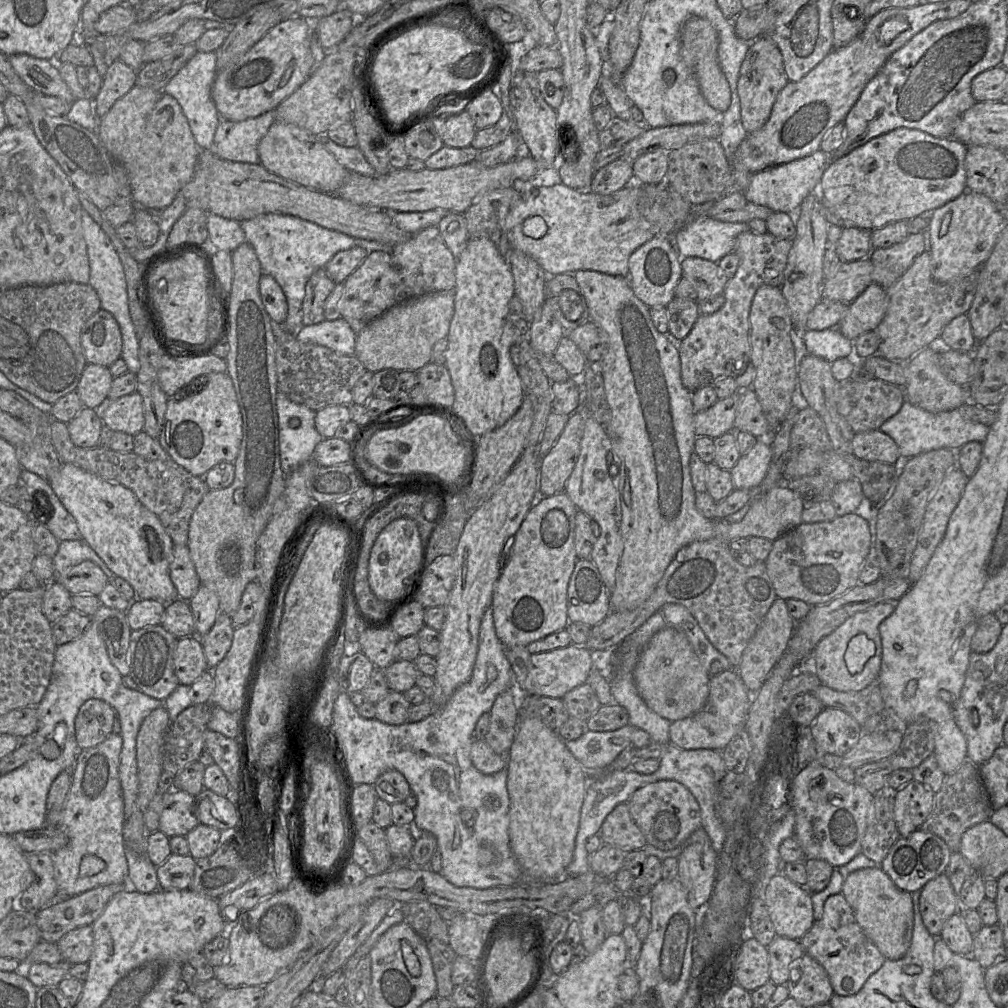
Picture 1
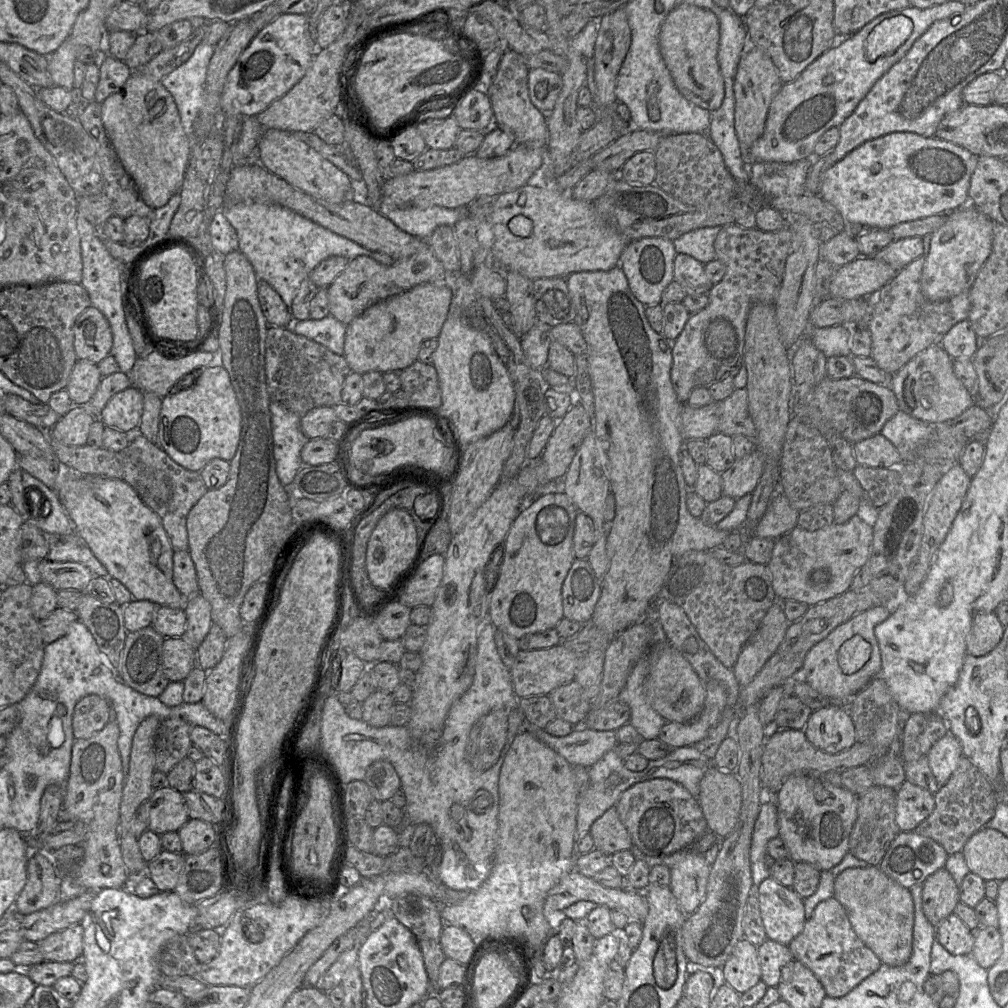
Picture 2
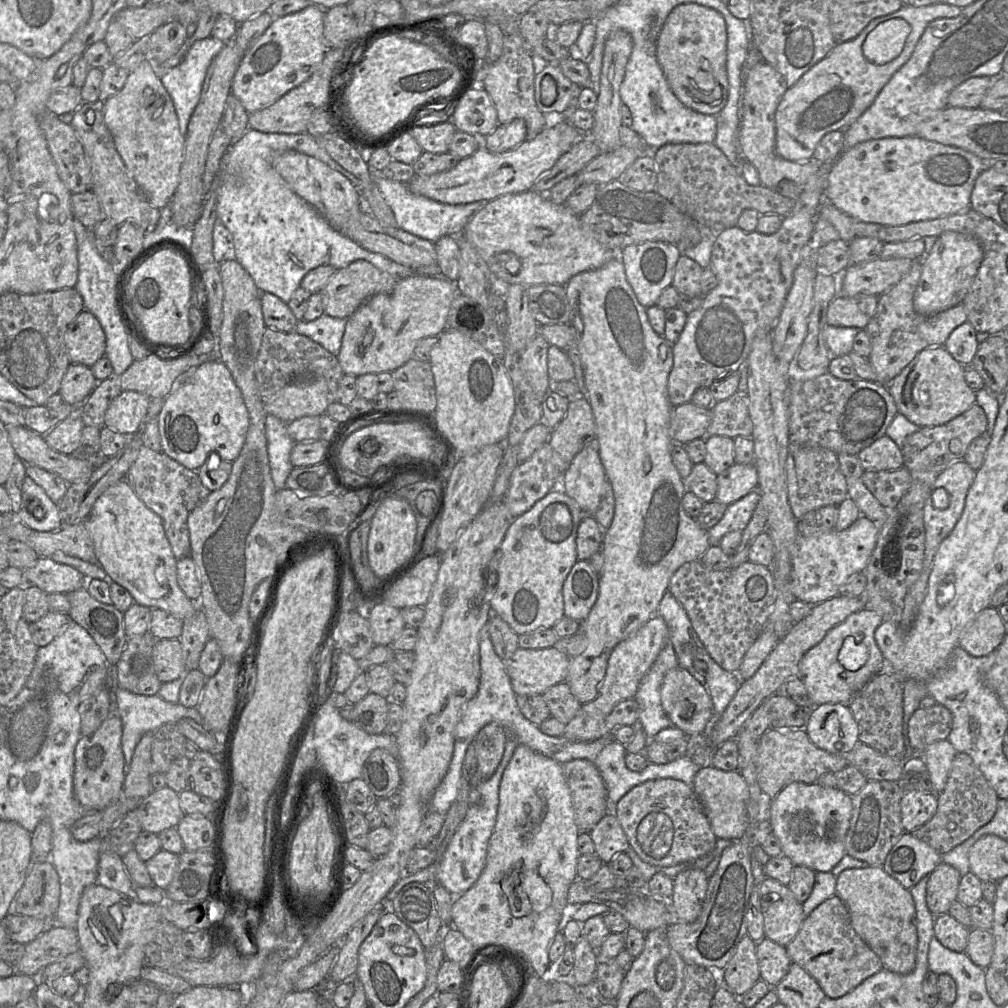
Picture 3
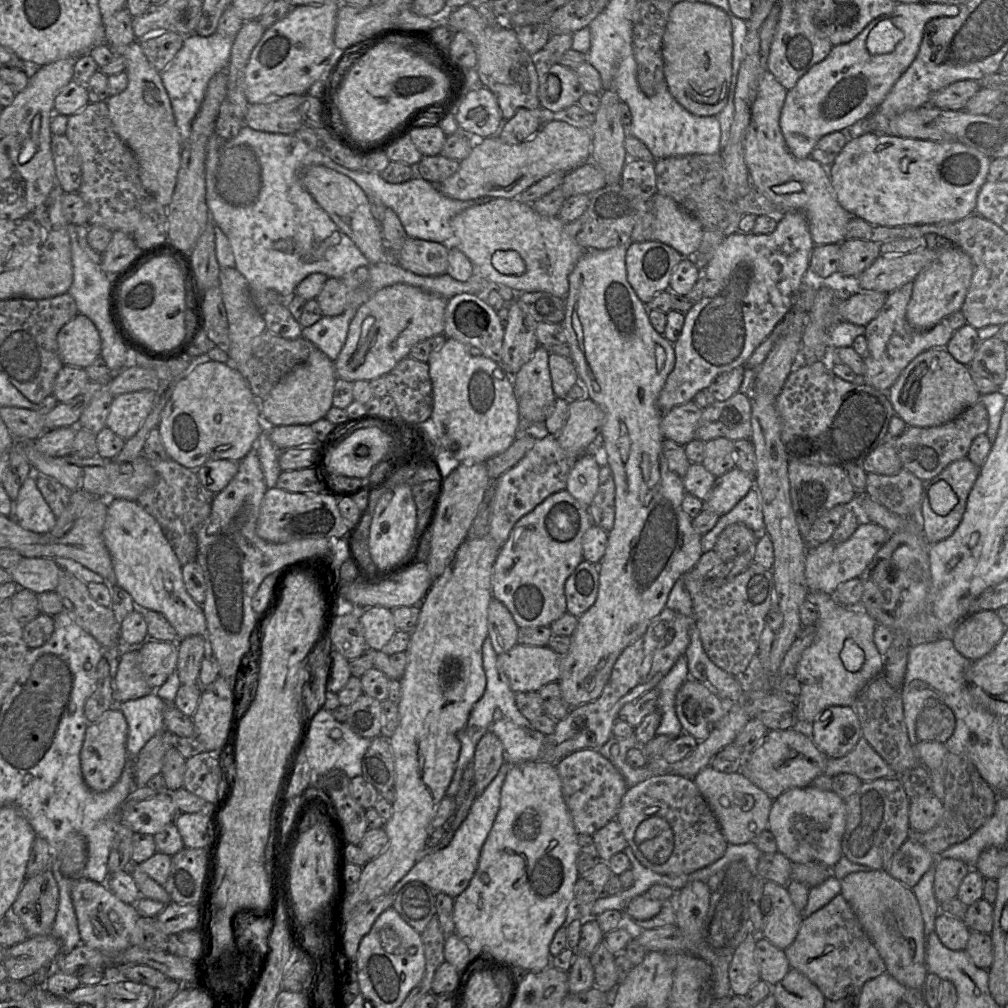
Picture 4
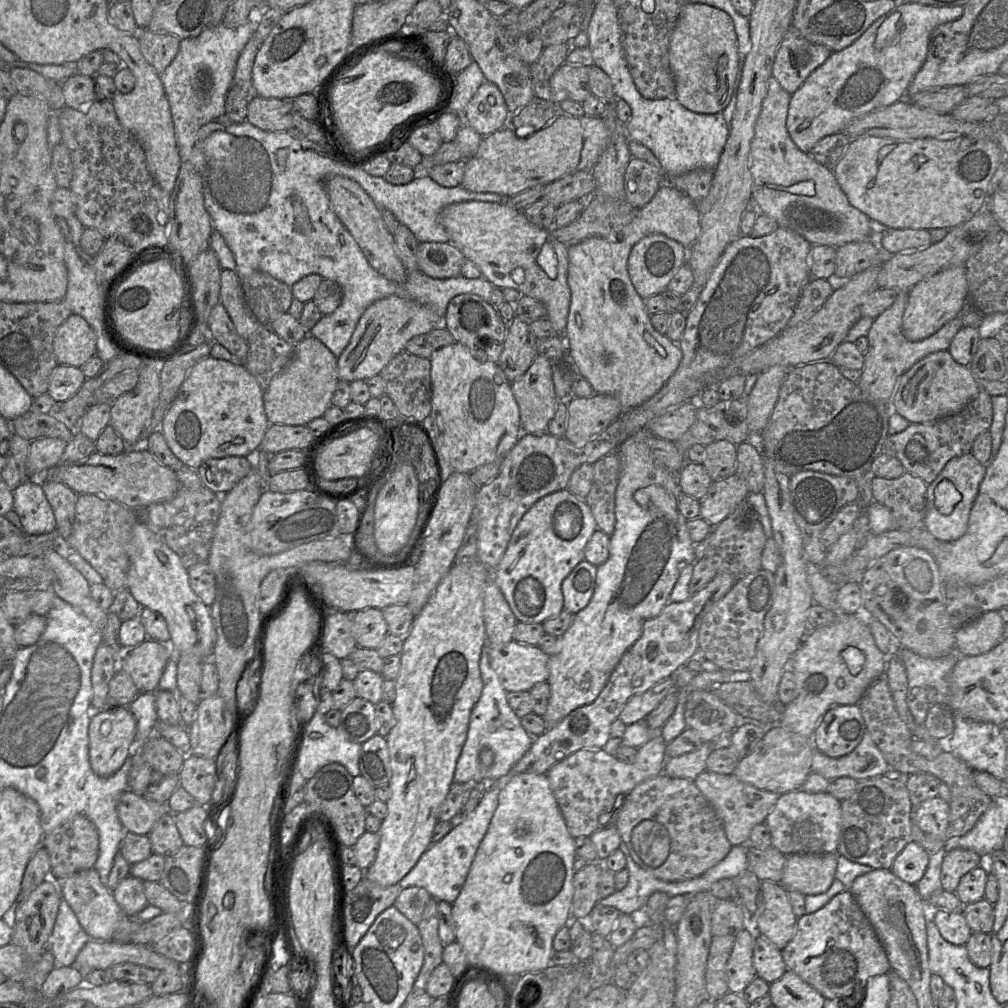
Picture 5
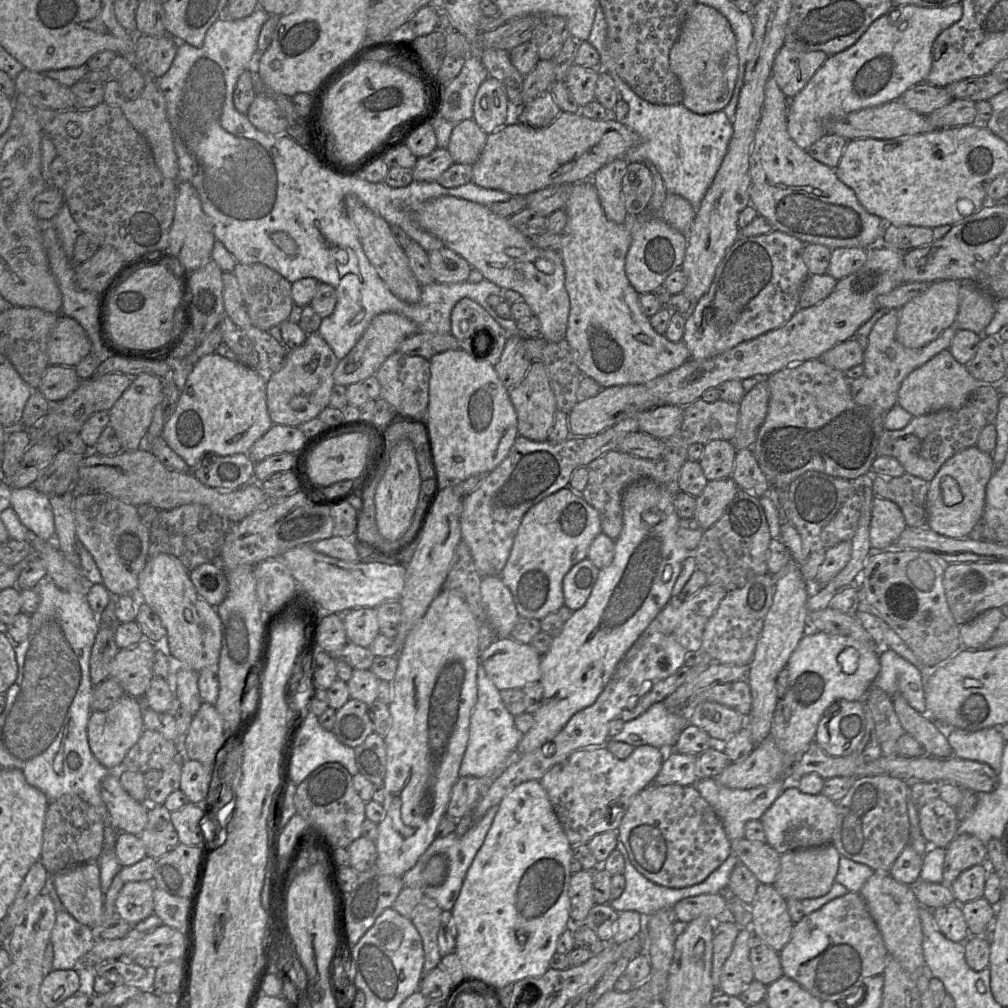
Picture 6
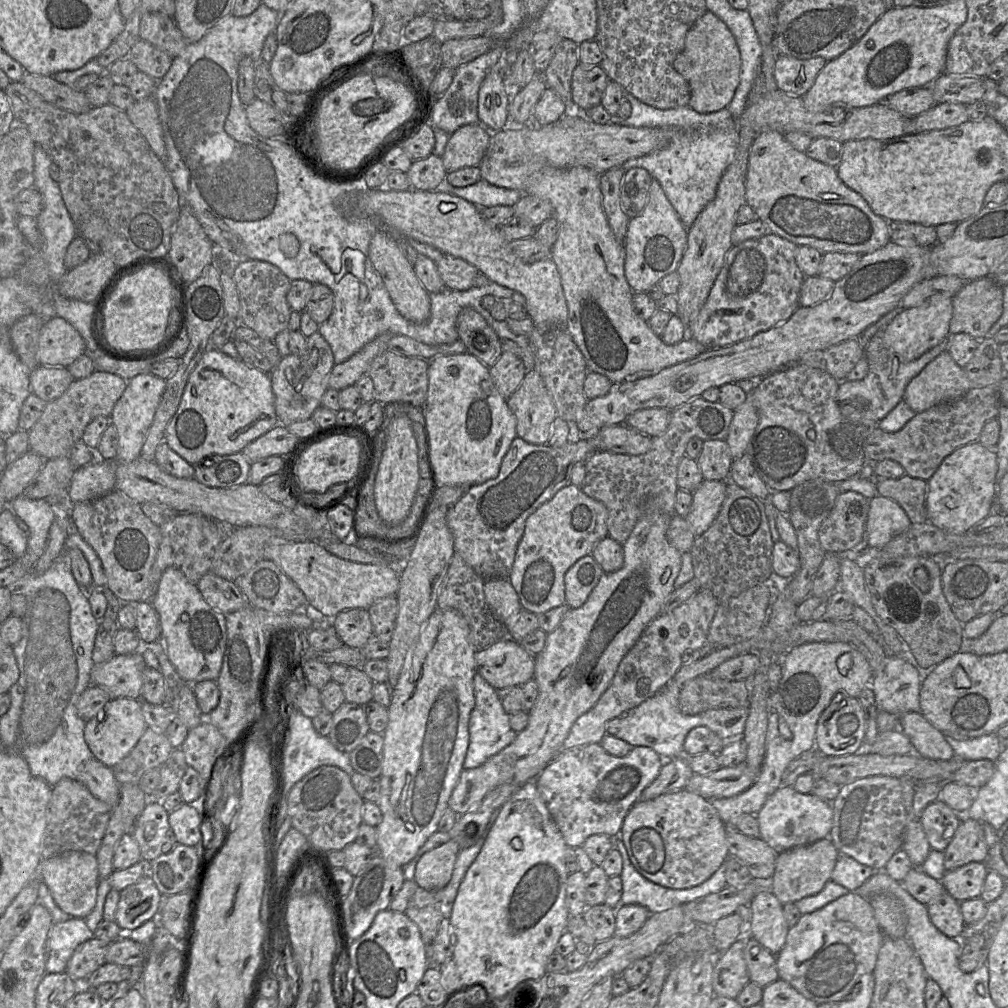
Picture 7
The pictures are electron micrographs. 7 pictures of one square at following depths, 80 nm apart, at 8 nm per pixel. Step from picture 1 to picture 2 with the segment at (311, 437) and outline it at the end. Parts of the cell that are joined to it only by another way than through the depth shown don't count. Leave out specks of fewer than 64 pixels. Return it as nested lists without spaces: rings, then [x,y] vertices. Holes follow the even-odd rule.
[[[280,402],[270,404],[276,472],[284,487],[290,486],[303,465],[300,453],[308,441],[301,430],[301,416]]]

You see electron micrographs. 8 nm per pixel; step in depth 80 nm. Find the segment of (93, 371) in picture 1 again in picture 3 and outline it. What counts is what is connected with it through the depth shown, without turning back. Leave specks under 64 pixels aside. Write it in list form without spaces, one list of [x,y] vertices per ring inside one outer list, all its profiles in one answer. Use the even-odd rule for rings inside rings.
[[[70,364],[60,386],[63,400],[72,405],[82,404],[98,384],[91,367],[83,364]]]

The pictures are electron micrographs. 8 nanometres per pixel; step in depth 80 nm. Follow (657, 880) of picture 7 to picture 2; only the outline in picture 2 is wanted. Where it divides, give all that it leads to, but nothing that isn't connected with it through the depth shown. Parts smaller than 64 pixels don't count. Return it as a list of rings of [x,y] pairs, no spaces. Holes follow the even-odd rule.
[[[666,778],[637,783],[624,791],[616,805],[635,849],[652,857],[666,857],[696,843],[708,829],[700,804],[681,784]]]

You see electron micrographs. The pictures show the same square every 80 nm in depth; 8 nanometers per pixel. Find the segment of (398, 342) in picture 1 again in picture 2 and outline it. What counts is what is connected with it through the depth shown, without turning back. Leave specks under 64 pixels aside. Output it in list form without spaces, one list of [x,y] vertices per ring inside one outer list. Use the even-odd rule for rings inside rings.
[[[452,275],[447,282],[426,282],[381,300],[347,325],[344,358],[352,372],[402,371],[418,360],[424,341],[438,338],[453,297]]]

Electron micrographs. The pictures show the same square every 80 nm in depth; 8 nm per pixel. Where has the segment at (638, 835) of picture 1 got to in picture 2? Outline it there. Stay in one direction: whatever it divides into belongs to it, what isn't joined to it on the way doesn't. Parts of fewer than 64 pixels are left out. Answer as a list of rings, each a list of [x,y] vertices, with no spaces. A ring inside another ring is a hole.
[[[611,808],[594,822],[590,829],[595,849],[607,855],[631,850],[634,846],[630,834],[621,822],[616,808]]]

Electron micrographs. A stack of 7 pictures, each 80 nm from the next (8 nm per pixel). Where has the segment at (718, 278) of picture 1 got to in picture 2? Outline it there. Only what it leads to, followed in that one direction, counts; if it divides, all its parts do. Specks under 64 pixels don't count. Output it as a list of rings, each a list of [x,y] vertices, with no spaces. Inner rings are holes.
[[[677,254],[674,260],[674,278],[688,296],[709,293],[712,283],[705,272],[705,265],[695,258]]]

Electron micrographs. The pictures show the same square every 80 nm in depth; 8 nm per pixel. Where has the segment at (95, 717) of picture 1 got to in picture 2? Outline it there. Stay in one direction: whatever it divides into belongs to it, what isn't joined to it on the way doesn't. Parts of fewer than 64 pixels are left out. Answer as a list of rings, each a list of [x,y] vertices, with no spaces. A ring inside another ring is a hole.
[[[88,695],[75,706],[73,734],[76,739],[88,739],[110,720],[110,704],[98,695]]]

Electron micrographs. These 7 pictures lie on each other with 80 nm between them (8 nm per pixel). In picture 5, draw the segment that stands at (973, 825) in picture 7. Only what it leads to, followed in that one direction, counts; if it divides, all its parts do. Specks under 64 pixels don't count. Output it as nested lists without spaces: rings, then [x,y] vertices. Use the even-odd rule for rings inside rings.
[[[955,848],[947,851],[941,866],[941,888],[955,892],[960,879],[983,864],[986,864],[986,860],[972,850]]]

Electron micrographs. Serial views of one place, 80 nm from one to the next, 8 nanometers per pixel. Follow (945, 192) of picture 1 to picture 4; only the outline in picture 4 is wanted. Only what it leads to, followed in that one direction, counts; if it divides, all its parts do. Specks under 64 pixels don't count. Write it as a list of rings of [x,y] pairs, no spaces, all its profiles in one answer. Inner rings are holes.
[[[859,133],[851,136],[827,169],[837,200],[846,211],[870,224],[898,227],[954,222],[976,214],[977,195],[987,181],[991,161],[978,150],[957,142]]]

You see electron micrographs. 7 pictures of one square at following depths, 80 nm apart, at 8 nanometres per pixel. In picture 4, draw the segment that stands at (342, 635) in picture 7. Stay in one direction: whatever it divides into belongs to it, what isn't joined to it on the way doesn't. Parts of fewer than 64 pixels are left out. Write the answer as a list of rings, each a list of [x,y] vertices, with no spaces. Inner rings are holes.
[[[381,606],[369,607],[359,611],[359,620],[369,649],[382,650],[397,628],[392,611]]]

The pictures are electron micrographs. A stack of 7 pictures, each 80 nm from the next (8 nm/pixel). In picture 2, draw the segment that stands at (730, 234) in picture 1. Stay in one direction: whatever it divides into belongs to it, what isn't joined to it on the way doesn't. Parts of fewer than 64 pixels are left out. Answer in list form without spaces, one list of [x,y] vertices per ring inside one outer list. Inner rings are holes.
[[[702,227],[682,235],[674,240],[677,254],[689,255],[706,265],[716,260],[714,242],[721,227]]]

